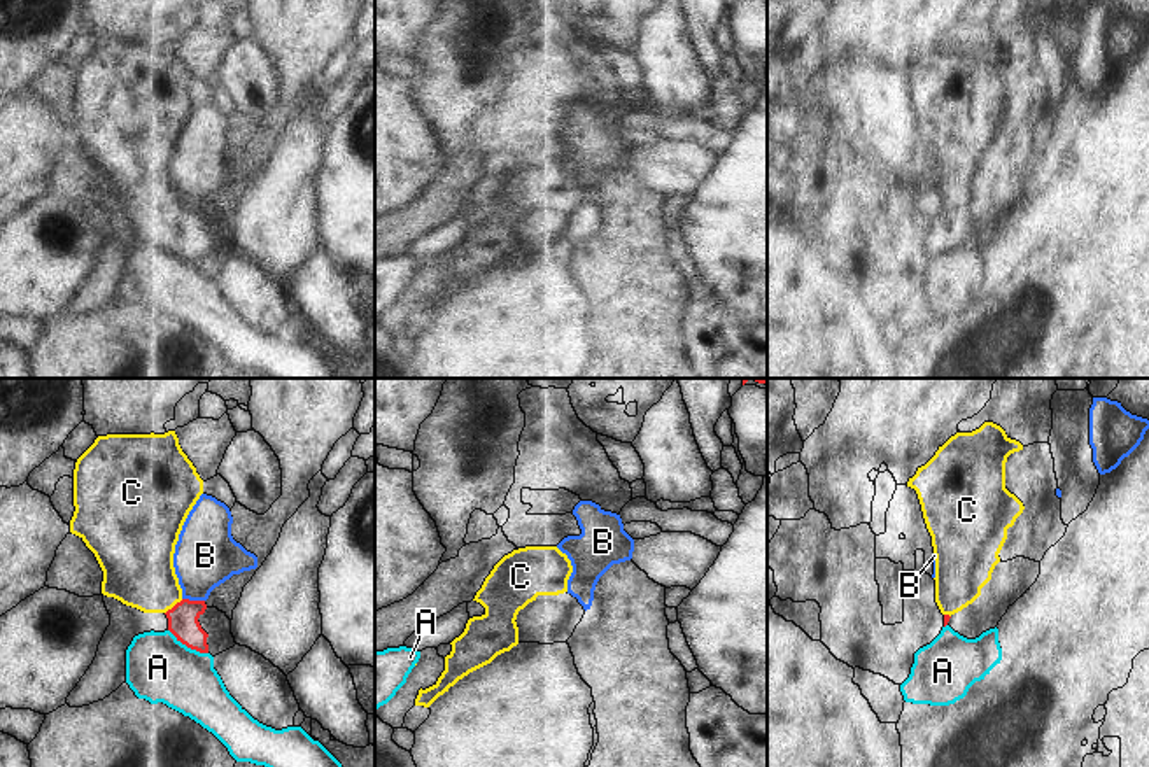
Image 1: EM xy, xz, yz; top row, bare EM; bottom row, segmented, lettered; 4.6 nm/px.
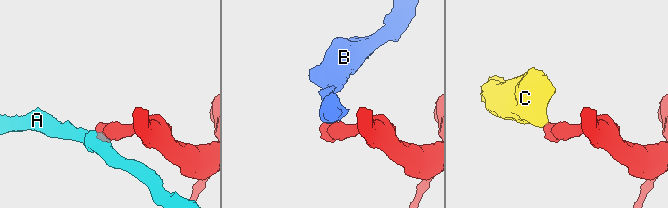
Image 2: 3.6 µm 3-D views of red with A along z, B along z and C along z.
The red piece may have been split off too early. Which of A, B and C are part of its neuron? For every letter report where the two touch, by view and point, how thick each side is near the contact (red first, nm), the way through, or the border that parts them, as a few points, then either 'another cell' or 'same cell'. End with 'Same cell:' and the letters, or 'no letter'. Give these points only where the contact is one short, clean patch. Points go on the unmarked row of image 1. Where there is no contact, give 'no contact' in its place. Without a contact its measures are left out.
A: xy (188, 254) | 140/300 nm | along xy (169, 237), (188, 254), (207, 261) | another cell
B: xy (193, 209) | 140/280 nm | along xy (183, 205), (204, 209) | another cell
C: xy (176, 212) | 140/320 nm | across xy (183, 226), (176, 212), (137, 174) | same cell
Same cell: C

